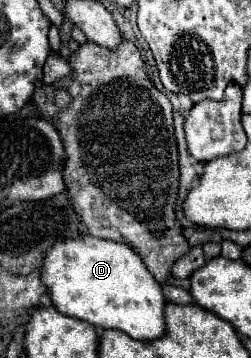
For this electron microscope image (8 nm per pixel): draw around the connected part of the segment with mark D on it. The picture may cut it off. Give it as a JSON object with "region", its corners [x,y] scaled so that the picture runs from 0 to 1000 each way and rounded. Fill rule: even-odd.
{"region":[[[363,654],[235,670],[171,721],[163,788],[243,877],[339,894],[386,916],[490,922],[554,950],[618,950],[657,927],[641,793],[506,682],[402,670]]]}

